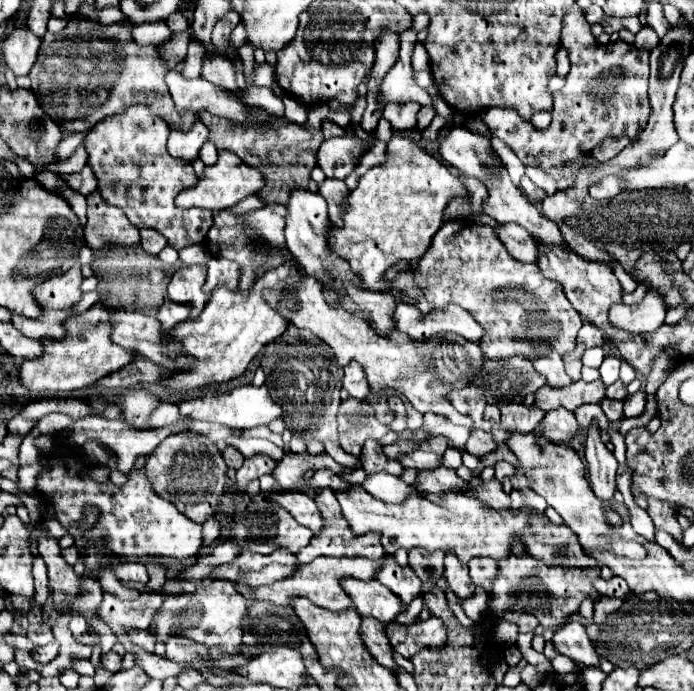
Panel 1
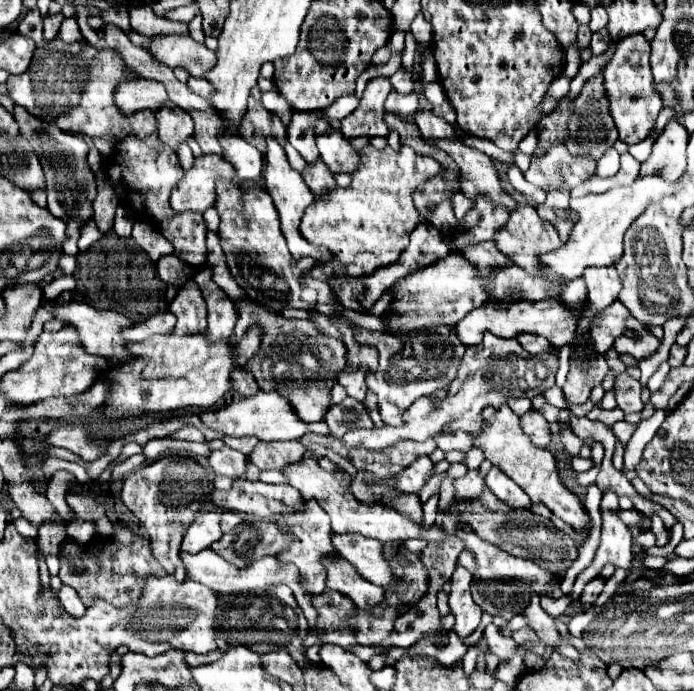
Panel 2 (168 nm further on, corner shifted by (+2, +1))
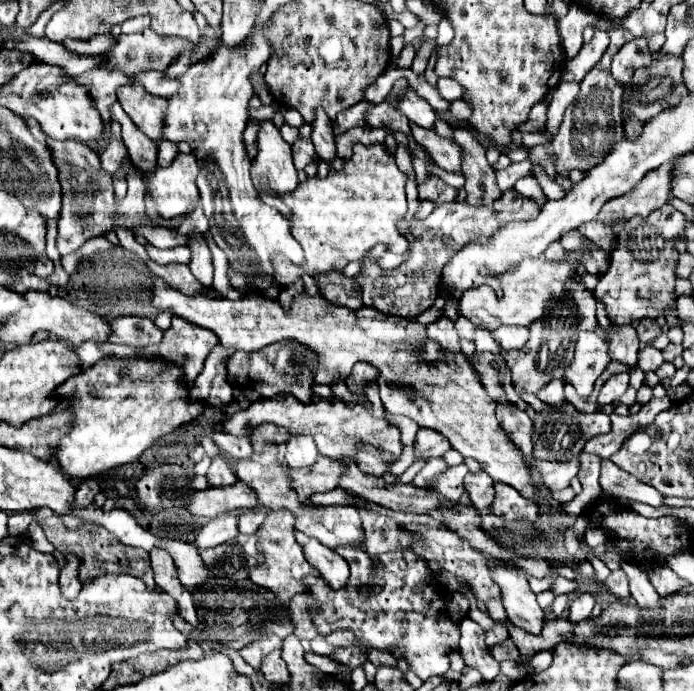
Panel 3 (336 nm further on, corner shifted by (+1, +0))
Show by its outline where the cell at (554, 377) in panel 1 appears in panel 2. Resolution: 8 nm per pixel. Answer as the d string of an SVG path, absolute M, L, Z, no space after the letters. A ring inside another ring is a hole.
M522 333L518 337L520 345L528 351L528 353L552 353L554 347L550 345L550 341L546 337L540 335L532 335L532 333Z

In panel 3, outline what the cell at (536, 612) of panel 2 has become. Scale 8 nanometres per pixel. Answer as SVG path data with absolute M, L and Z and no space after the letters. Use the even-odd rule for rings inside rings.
M497 562L491 568L491 578L501 590L507 618L515 626L519 626L531 634L537 634L545 624L545 616L537 604L535 594L529 588L527 576L515 568L509 568L503 562Z

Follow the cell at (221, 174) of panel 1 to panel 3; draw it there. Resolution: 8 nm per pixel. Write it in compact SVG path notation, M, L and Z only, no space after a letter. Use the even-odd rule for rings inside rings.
M177 154L171 166L155 168L145 188L155 200L161 218L179 216L179 212L187 210L187 204L199 204L199 190L195 188L197 174L199 162L191 154Z

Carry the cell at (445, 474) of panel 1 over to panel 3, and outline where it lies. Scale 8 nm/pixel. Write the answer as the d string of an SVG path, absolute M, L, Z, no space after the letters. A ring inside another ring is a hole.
M361 444L353 460L361 472L371 474L371 476L381 476L389 472L389 464L391 464L391 460L383 460L383 456L379 456L379 452L375 452L369 444Z

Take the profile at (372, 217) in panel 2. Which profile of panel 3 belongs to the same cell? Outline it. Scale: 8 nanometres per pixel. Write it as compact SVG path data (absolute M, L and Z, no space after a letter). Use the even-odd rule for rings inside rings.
M353 144L353 154L345 158L341 170L331 170L325 178L307 178L293 192L281 194L279 198L291 210L291 230L305 252L305 260L293 264L281 254L271 256L275 282L279 286L289 286L299 278L299 268L309 276L327 272L337 258L361 260L361 256L377 244L387 244L391 252L403 254L407 250L407 240L399 234L395 224L407 214L405 180L405 172L397 168L395 158L387 154L383 146Z

